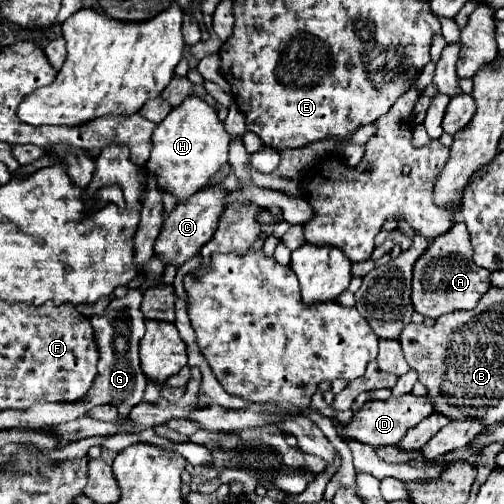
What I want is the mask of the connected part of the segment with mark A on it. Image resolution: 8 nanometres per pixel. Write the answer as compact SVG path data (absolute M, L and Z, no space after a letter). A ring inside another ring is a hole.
M456 223L450 231L430 241L430 247L414 263L412 303L418 313L438 319L444 313L452 313L456 309L474 309L478 305L480 297L490 287L490 271L478 267L472 255L474 249L466 223Z

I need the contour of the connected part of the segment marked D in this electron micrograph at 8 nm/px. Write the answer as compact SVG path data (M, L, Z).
M406 393L402 397L388 397L384 401L366 401L364 407L354 413L350 425L346 427L346 437L358 439L358 441L374 445L374 447L396 445L408 433L408 429L416 427L422 419L426 419L432 413L434 413L434 403L432 403L430 395L418 397L414 393Z

